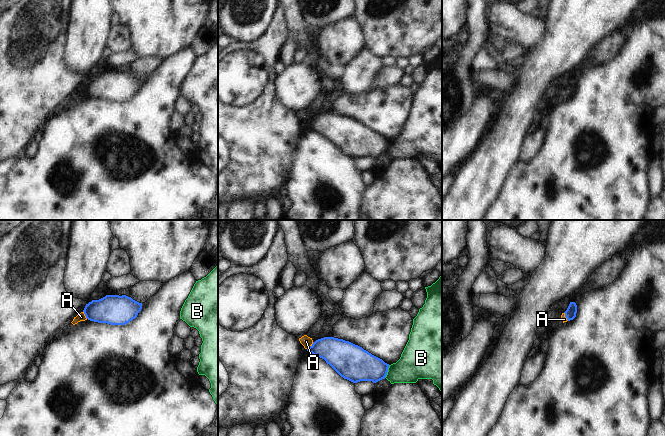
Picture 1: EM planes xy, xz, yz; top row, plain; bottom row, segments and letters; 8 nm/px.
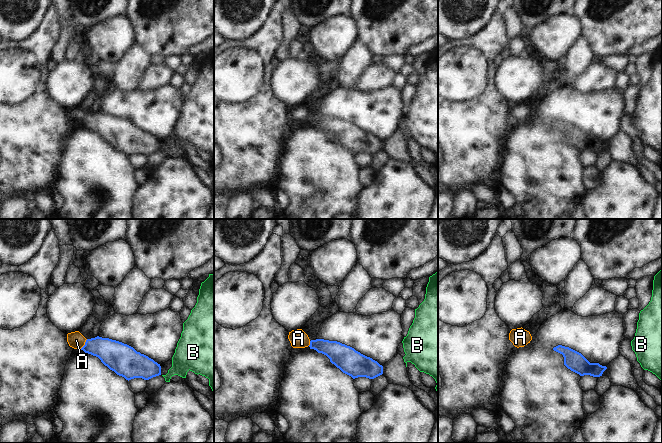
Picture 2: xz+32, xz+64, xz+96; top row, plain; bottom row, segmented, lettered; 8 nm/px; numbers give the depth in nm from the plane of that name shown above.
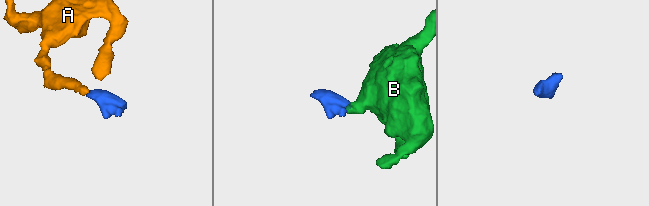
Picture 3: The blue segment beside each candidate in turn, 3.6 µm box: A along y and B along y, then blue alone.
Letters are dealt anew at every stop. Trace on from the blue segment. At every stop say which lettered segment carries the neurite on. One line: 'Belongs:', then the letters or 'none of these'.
Belongs: A

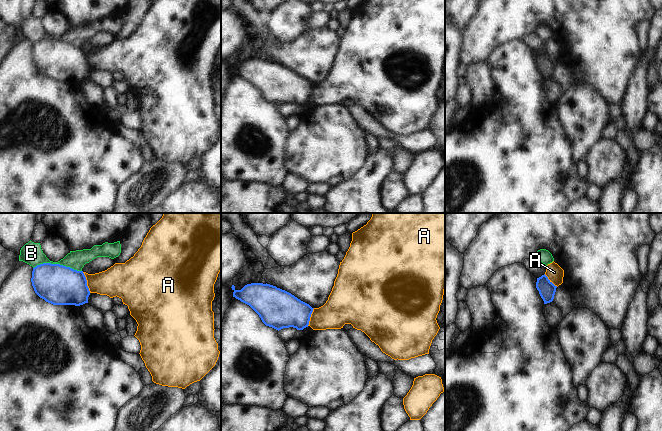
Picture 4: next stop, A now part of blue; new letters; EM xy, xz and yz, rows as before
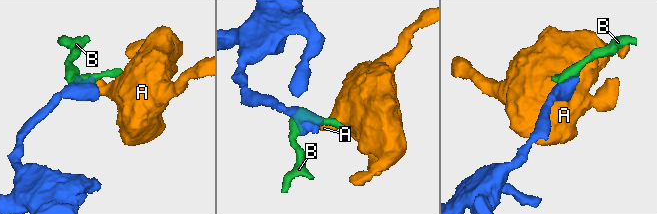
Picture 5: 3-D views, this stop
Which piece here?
Belongs: none of these

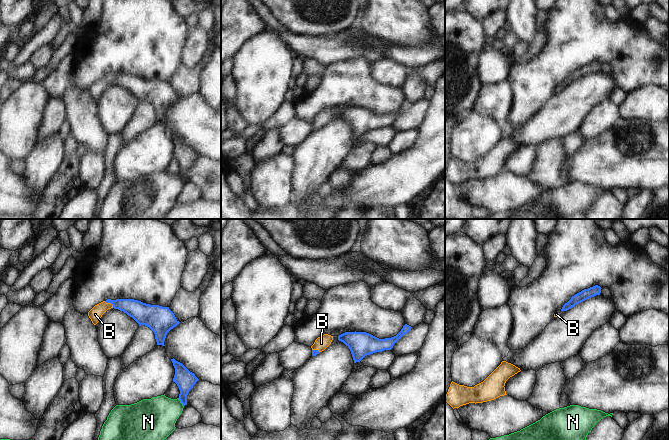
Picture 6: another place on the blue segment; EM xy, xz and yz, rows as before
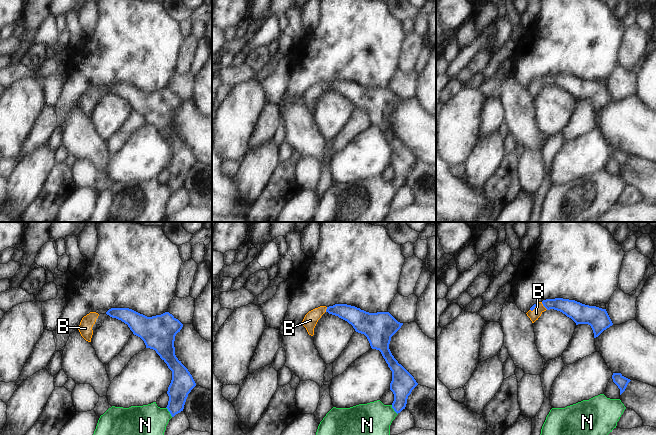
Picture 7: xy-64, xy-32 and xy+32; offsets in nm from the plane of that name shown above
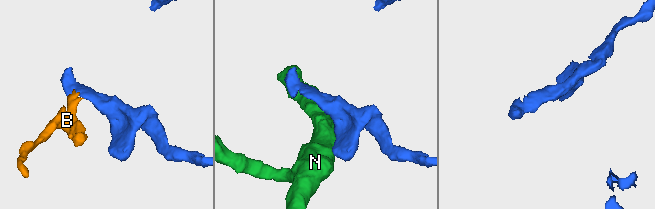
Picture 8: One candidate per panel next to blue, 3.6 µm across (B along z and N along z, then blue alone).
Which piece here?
Belongs: B

